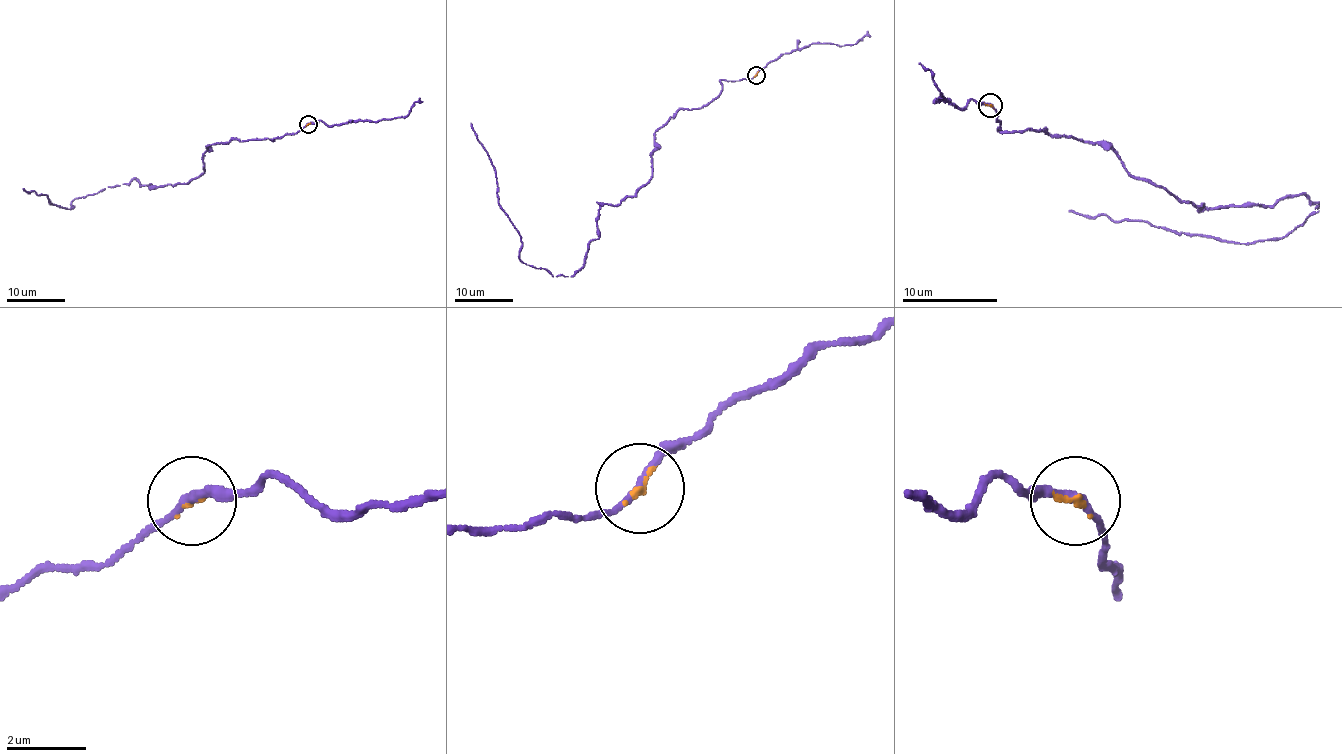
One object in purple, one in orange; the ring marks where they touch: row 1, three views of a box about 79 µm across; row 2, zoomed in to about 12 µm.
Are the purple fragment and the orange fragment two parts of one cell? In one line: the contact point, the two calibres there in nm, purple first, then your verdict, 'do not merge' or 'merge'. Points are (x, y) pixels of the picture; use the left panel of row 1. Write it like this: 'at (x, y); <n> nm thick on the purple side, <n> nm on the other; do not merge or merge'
at (308, 124); 180 nm thick on the purple side, 100 nm on the other; merge

